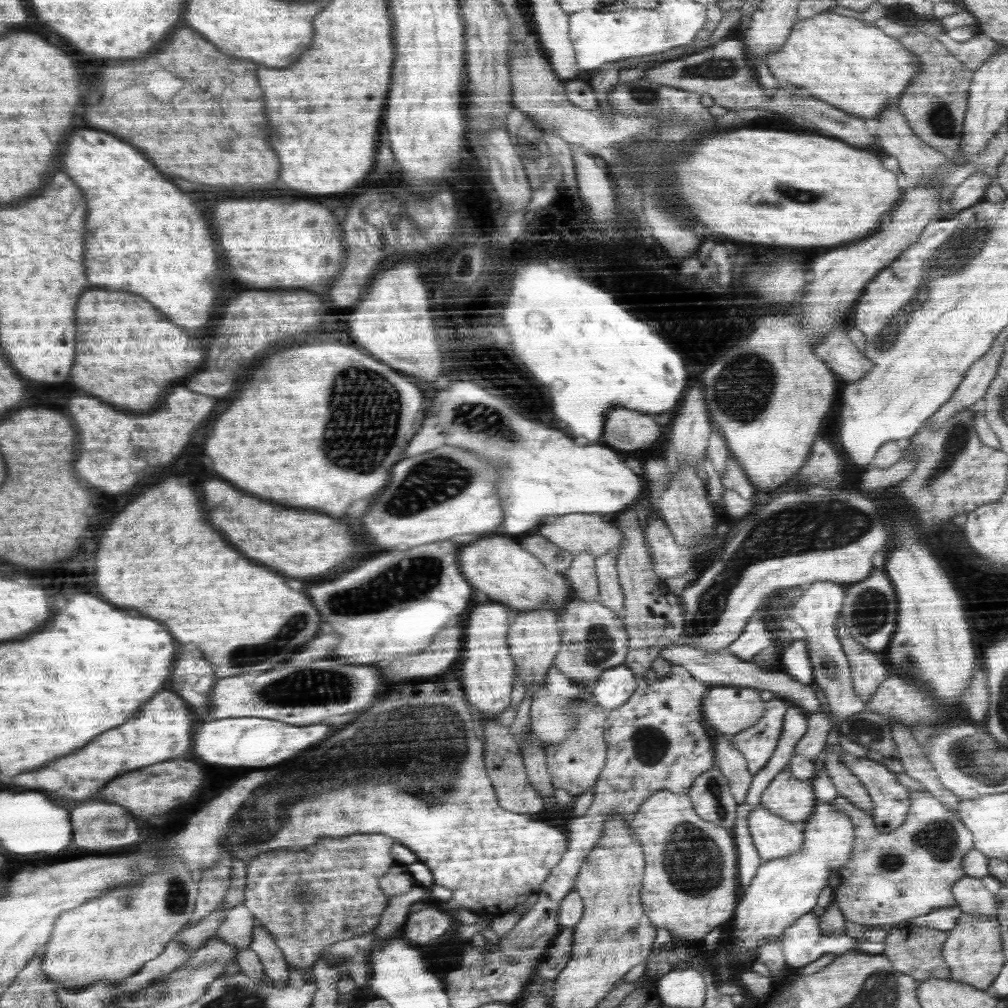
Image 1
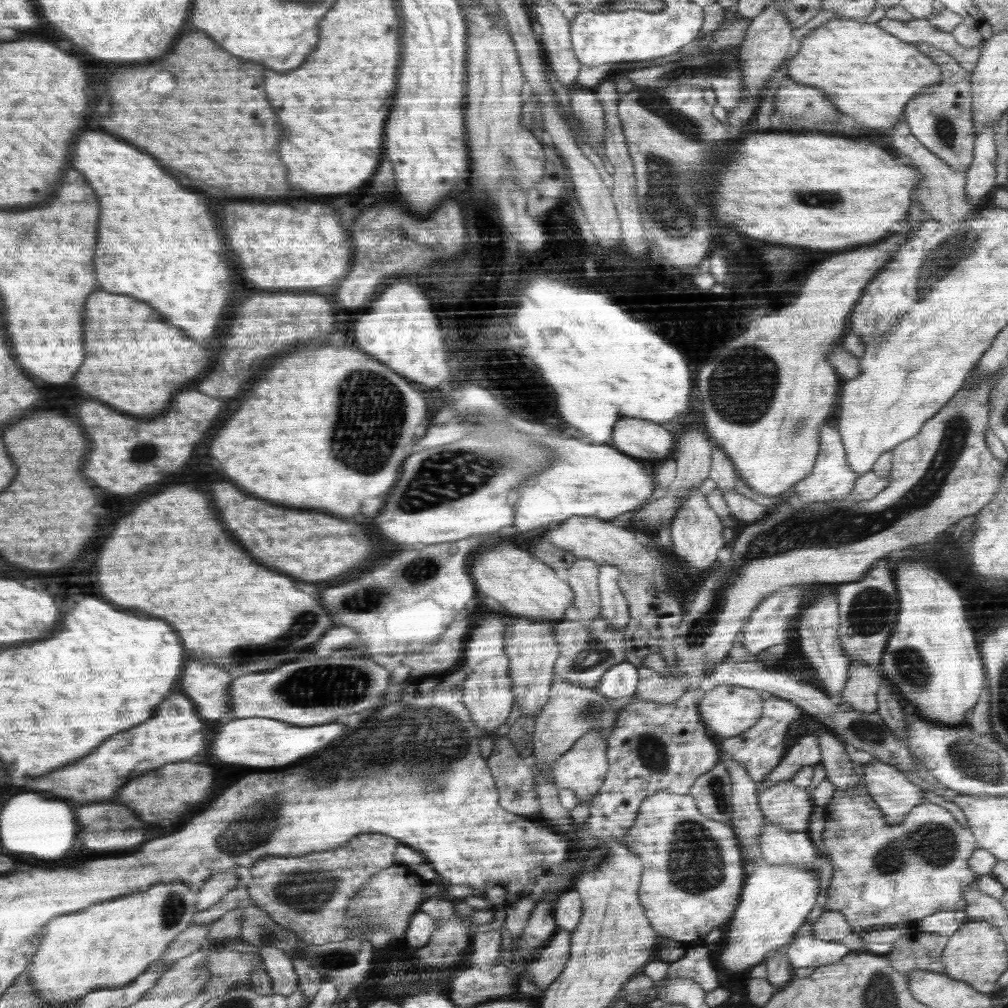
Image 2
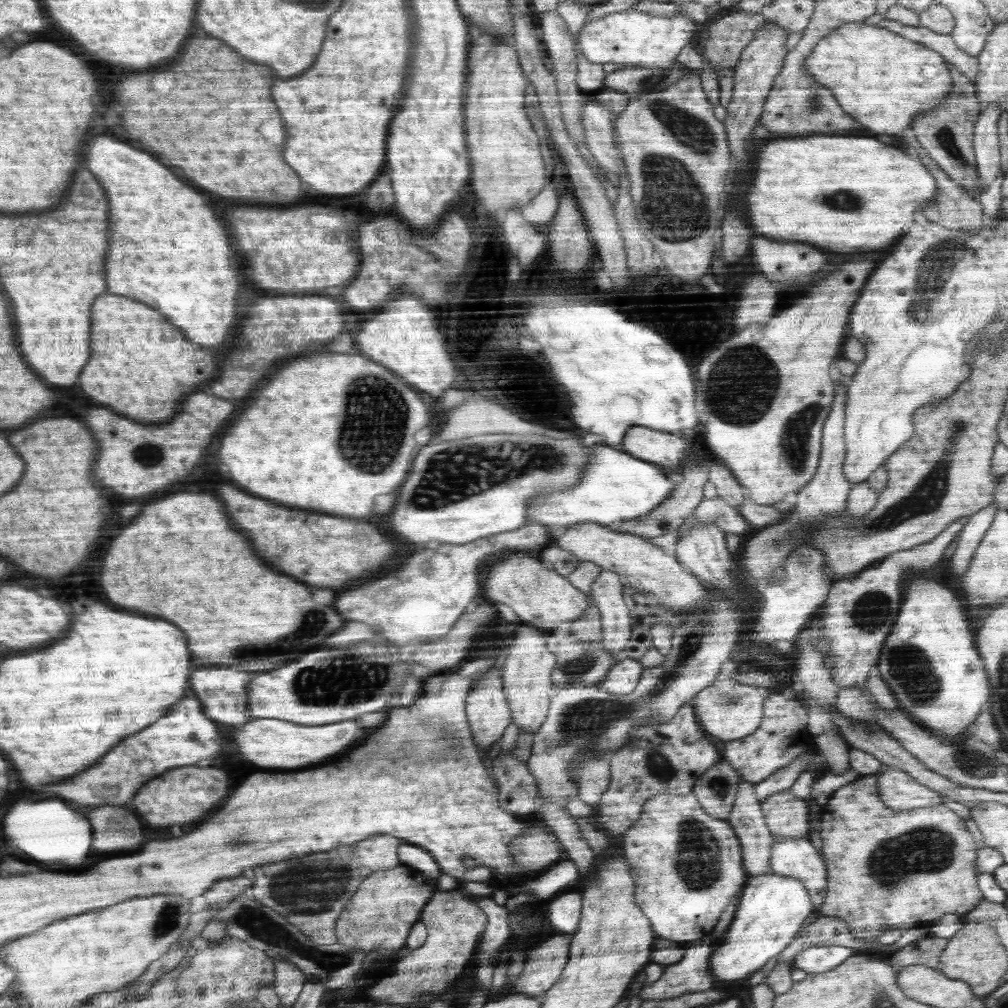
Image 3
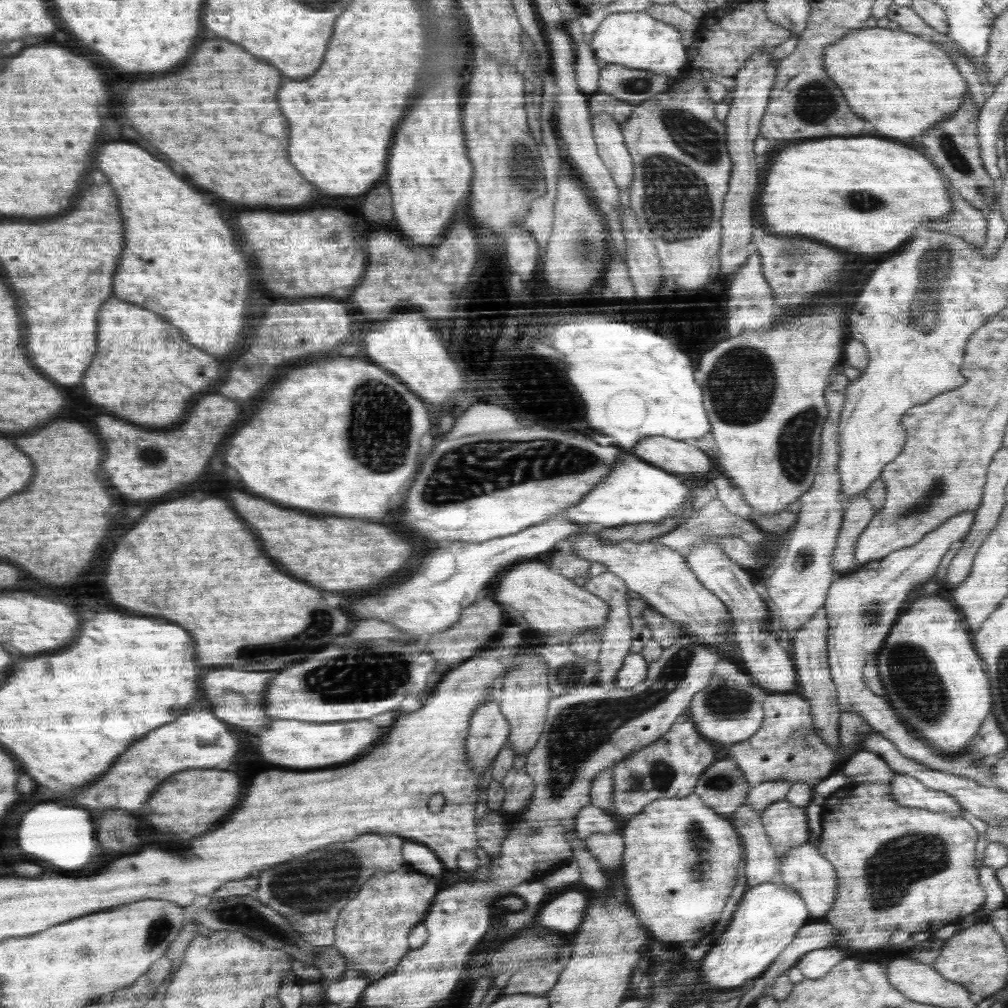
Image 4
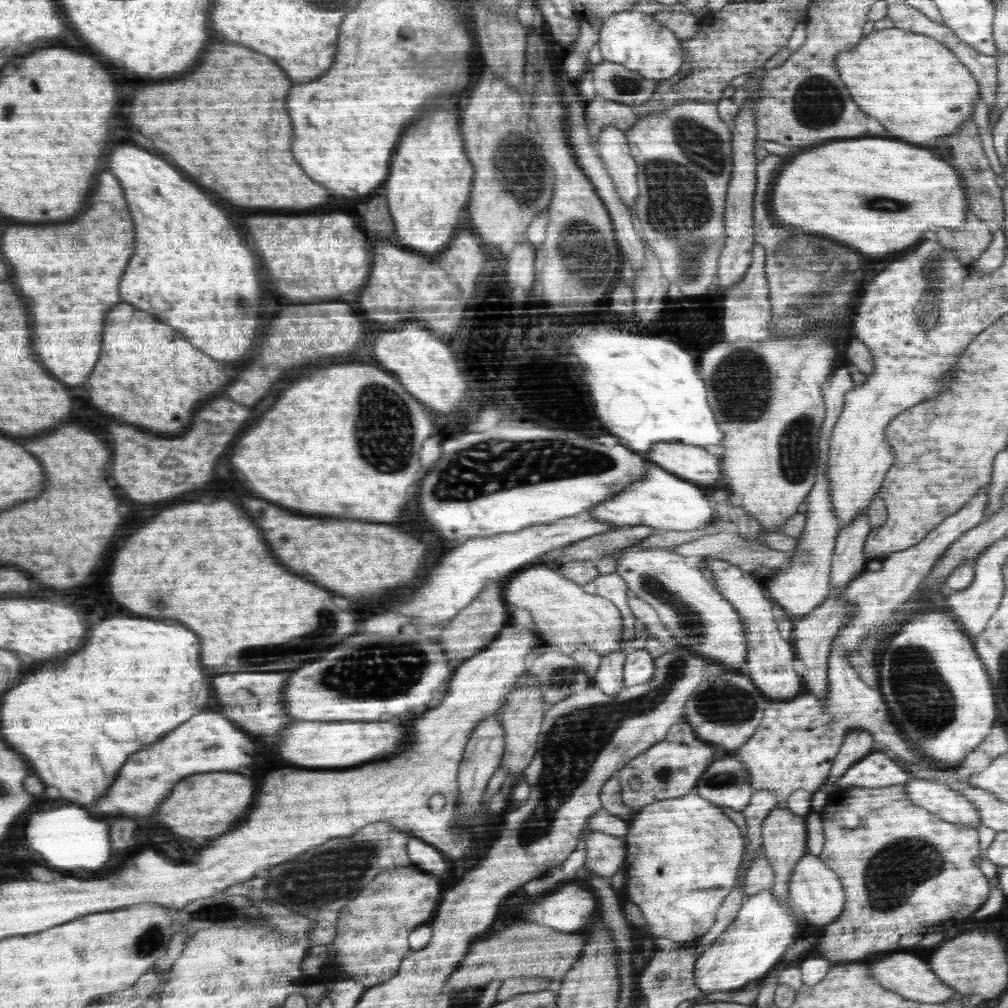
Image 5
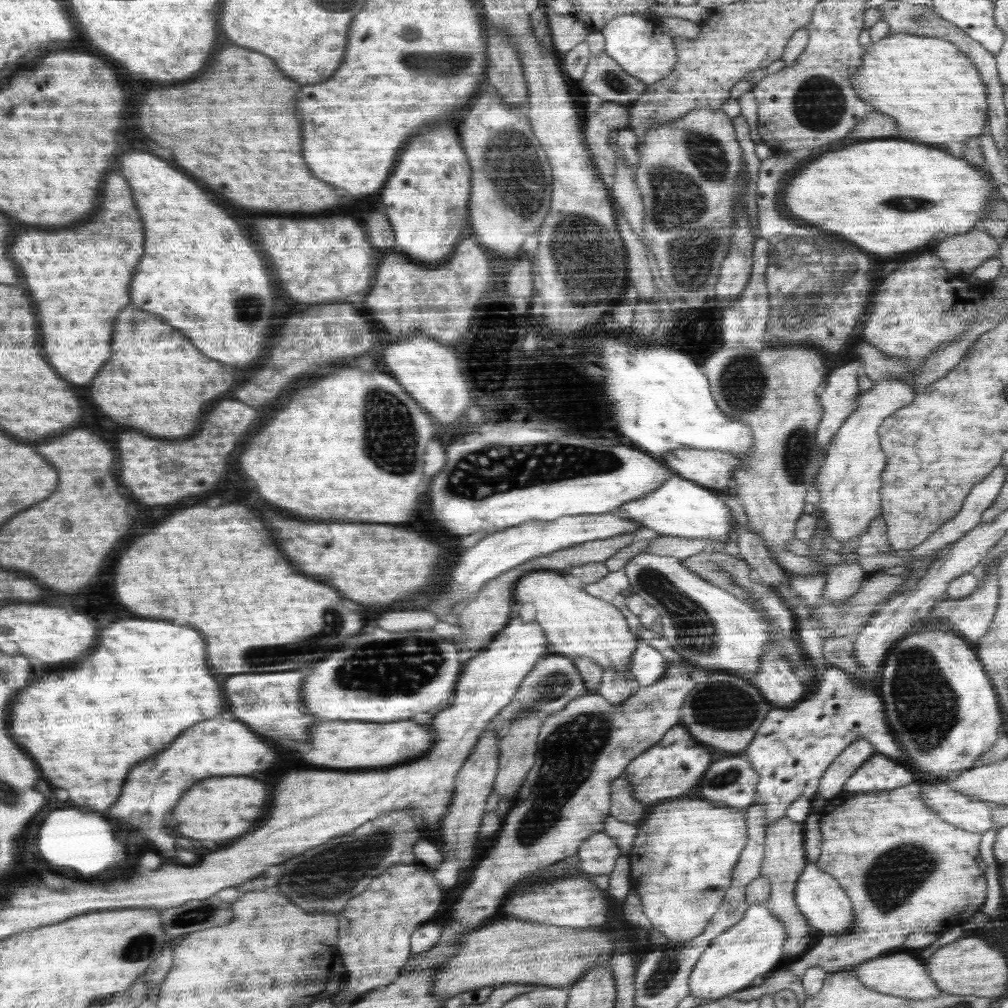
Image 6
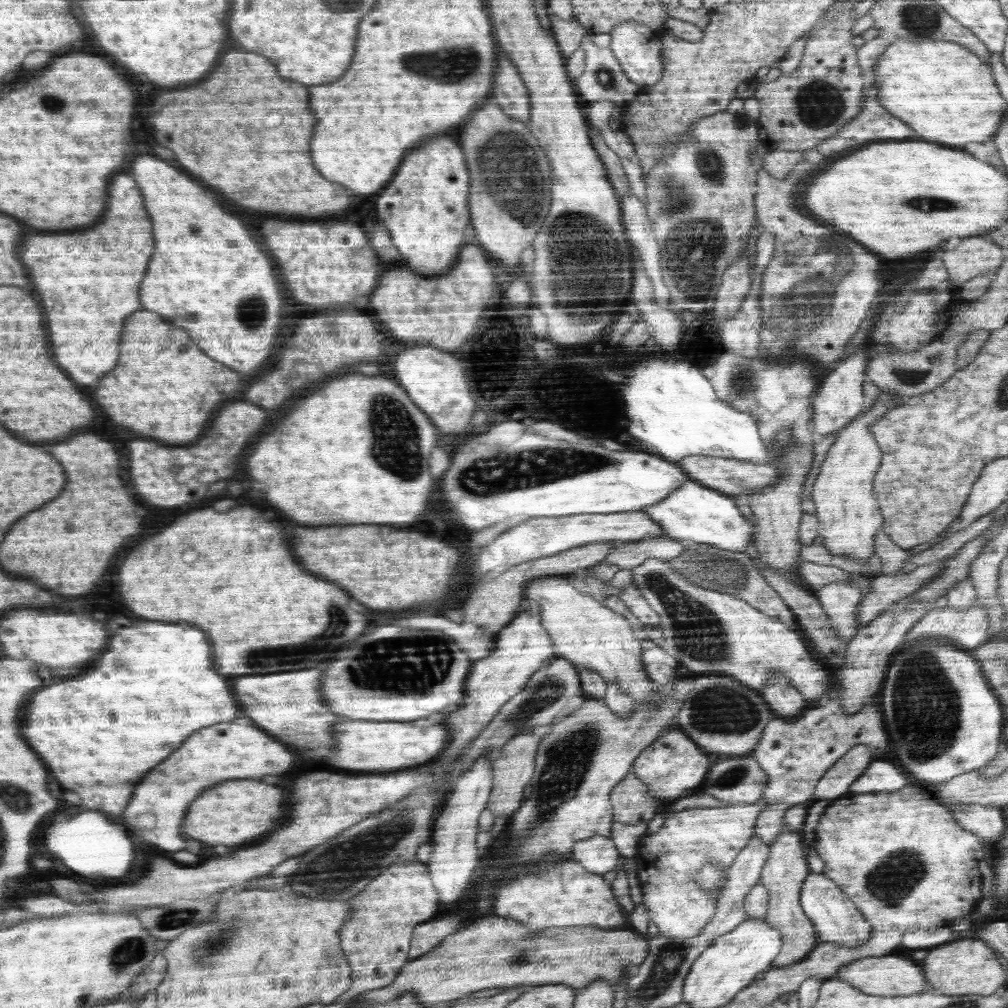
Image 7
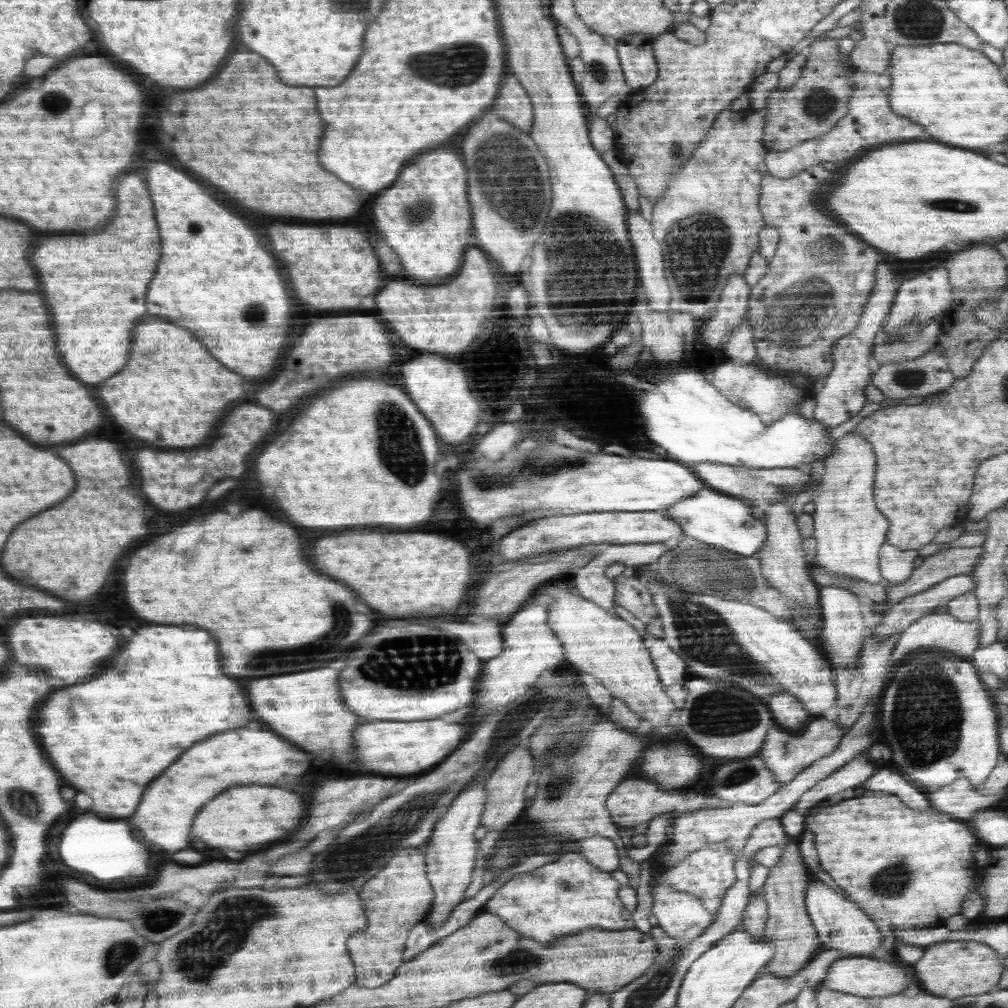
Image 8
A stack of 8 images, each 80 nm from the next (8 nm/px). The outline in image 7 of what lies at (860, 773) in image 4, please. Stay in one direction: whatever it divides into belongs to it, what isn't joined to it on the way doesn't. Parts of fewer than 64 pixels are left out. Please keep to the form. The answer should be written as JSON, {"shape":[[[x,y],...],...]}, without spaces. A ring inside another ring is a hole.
{"shape":[[[874,757],[867,769],[855,780],[849,784],[850,793],[864,794],[877,792],[894,792],[908,785],[906,773],[898,770],[894,764],[888,761],[888,757]]]}

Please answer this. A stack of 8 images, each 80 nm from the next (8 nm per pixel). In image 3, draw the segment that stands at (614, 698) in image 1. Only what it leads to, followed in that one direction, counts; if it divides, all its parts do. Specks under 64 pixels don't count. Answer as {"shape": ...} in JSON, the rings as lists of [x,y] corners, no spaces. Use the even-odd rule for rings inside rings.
{"shape":[[[618,660],[598,685],[612,694],[630,694],[636,688],[644,669],[639,660]]]}

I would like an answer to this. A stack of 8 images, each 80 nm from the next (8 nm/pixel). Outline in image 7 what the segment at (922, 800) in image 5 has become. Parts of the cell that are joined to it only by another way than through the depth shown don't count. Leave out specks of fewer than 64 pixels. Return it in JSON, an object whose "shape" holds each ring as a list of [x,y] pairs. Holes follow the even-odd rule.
{"shape":[[[981,804],[964,805],[963,807],[948,808],[952,818],[968,832],[978,834],[980,838],[990,843],[1000,842],[1006,830],[1003,809]]]}

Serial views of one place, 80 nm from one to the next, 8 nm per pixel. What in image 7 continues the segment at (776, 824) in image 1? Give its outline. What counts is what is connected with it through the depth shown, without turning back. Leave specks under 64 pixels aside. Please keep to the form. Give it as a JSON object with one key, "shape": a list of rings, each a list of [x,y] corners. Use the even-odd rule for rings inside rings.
{"shape":[[[812,872],[811,876],[807,878],[801,892],[801,904],[807,918],[814,923],[815,929],[819,931],[819,937],[824,939],[824,942],[857,947],[858,945],[866,945],[871,940],[874,927],[855,904],[847,898],[843,889],[825,875]]]}

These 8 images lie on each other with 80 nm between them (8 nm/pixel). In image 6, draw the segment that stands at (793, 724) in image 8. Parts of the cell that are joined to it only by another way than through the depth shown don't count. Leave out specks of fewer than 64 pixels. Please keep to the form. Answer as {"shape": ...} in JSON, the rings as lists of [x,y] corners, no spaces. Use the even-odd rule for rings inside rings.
{"shape":[[[778,643],[764,652],[759,660],[759,673],[753,681],[774,707],[793,707],[807,695],[806,686],[801,683],[789,660],[782,654]]]}

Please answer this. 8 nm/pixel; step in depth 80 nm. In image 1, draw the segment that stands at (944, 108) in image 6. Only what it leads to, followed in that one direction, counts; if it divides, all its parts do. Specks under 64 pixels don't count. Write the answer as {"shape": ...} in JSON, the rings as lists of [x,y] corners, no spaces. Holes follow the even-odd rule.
{"shape":[[[814,12],[812,18],[799,20],[792,34],[787,38],[782,49],[766,58],[767,66],[772,74],[784,84],[805,89],[808,95],[830,102],[832,106],[856,114],[862,118],[876,118],[888,104],[898,106],[898,98],[902,97],[908,85],[914,81],[915,74],[922,72],[922,59],[914,51],[910,51],[898,39],[884,34],[883,30],[872,24],[858,21],[832,12]]]}

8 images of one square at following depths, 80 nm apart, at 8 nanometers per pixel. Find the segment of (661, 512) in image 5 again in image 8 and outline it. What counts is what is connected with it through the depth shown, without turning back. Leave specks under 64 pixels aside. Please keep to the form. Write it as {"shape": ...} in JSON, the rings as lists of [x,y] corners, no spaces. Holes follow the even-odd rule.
{"shape":[[[712,488],[699,490],[691,497],[666,508],[666,515],[680,525],[684,536],[748,557],[763,548],[764,541],[767,541],[767,525],[750,516],[750,508],[738,497],[718,494]]]}

